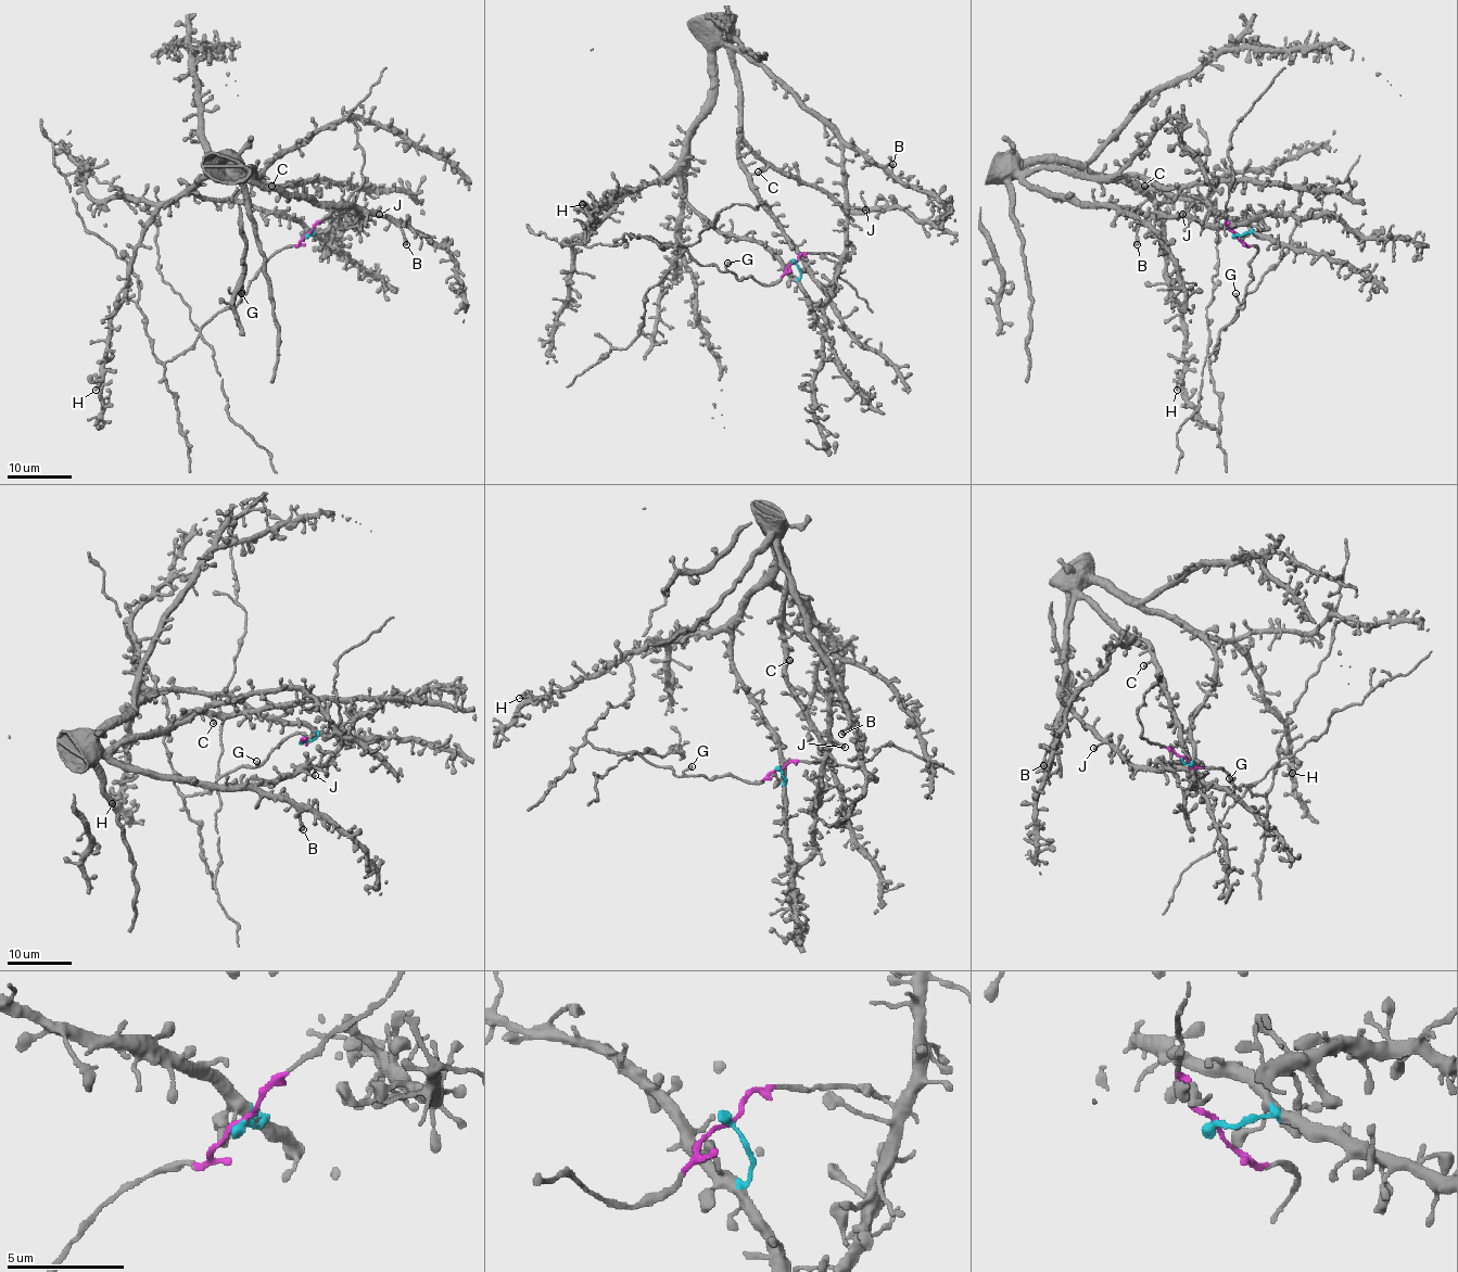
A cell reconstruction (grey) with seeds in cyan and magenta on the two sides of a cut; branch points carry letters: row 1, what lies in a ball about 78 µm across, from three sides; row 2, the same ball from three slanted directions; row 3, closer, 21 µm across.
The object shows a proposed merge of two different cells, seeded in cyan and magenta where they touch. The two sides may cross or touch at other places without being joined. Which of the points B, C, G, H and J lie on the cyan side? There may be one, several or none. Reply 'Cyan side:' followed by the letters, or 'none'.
Cyan side: B, C, H, J

